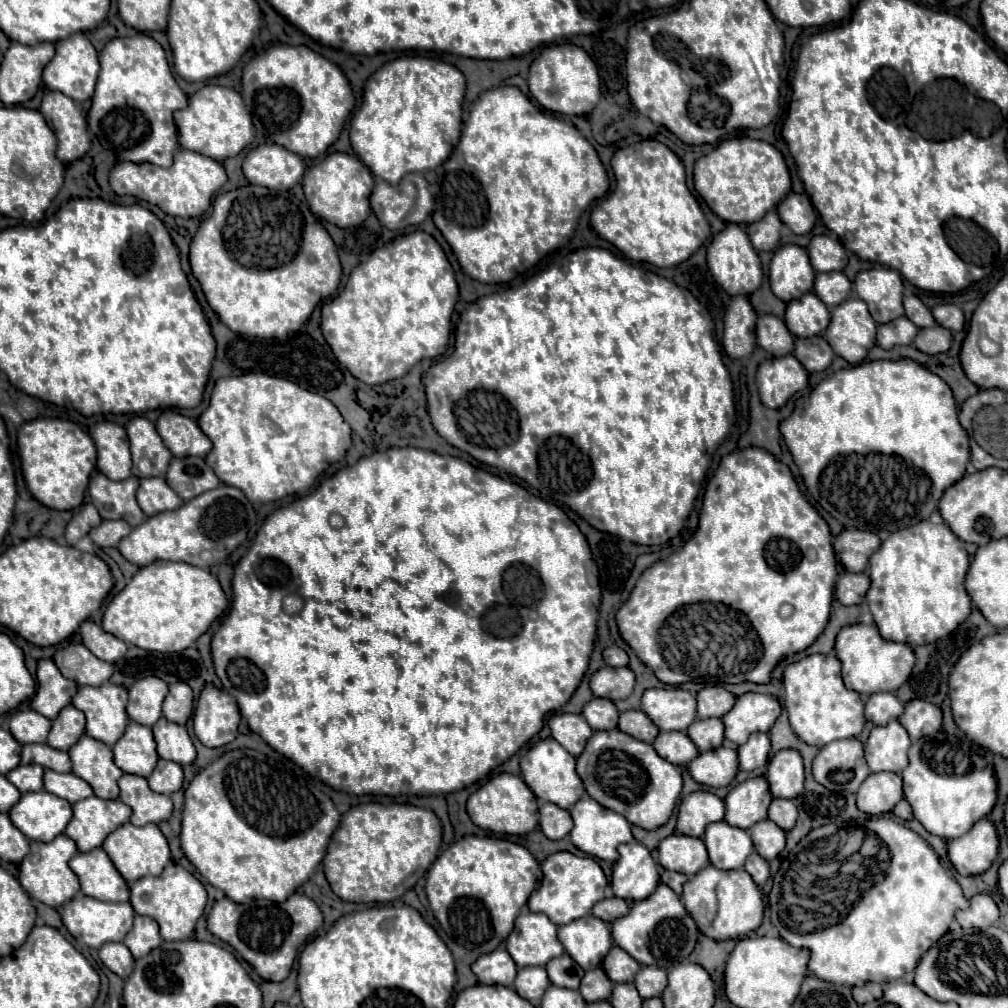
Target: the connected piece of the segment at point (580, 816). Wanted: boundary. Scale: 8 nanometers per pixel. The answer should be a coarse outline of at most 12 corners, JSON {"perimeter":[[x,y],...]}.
{"perimeter":[[591,798],[569,808],[573,846],[615,862],[631,824]]}

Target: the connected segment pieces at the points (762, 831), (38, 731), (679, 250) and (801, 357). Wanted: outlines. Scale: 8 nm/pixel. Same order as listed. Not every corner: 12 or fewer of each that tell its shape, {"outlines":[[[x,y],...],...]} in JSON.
{"outlines":[[[771,820],[751,826],[749,836],[767,862],[785,848],[785,832]],[[35,710],[11,716],[19,744],[43,744],[51,720]],[[643,140],[611,158],[593,230],[671,268],[709,236],[683,162]],[[821,336],[797,338],[793,356],[807,372],[823,372],[833,360]]]}

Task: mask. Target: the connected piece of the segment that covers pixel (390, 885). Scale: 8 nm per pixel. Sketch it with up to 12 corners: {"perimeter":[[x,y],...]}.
{"perimeter":[[359,804],[323,860],[345,902],[401,898],[437,858],[441,822]]}

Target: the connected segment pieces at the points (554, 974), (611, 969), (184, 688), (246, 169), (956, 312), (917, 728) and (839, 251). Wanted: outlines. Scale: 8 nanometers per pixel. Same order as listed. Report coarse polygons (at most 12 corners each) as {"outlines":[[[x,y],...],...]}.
{"outlines":[[[567,954],[549,960],[551,984],[577,990],[583,970]],[[615,946],[603,970],[615,984],[633,982],[641,966]],[[169,686],[163,716],[185,724],[193,712],[193,690]],[[261,144],[243,160],[251,184],[291,190],[305,164],[277,144]],[[939,304],[933,312],[939,326],[959,332],[965,324],[955,304]],[[915,698],[899,722],[911,738],[933,736],[941,710]],[[815,236],[807,254],[817,272],[847,266],[847,250],[831,236]]]}

